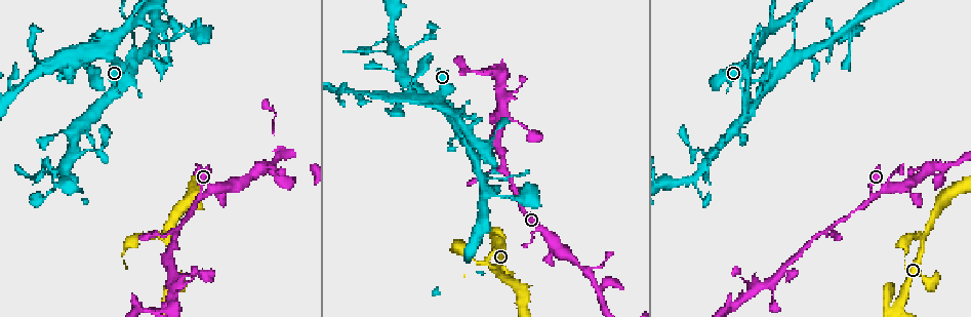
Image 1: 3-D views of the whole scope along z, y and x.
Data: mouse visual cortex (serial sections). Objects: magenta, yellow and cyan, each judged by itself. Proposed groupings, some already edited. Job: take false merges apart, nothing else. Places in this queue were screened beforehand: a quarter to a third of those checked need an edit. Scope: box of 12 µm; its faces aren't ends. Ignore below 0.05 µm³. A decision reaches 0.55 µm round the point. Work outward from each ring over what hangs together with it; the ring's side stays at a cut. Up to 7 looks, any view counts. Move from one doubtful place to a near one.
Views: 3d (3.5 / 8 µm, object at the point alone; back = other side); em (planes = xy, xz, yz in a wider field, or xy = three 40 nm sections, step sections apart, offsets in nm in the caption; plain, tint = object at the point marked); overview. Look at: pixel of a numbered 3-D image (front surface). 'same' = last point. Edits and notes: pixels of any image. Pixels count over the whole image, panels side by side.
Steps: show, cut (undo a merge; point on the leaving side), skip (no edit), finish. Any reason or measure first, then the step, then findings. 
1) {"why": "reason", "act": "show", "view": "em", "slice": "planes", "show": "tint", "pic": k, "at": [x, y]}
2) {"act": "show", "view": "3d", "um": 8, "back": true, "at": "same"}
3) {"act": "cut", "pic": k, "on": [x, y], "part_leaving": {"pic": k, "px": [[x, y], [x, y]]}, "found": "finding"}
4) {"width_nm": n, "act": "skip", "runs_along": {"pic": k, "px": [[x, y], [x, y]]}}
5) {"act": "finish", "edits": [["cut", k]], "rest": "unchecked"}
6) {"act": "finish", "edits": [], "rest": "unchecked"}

{"why": "three-way junction", "act": "show", "view": "3d", "um": 8, "pic": 1, "at": [166, 243]}

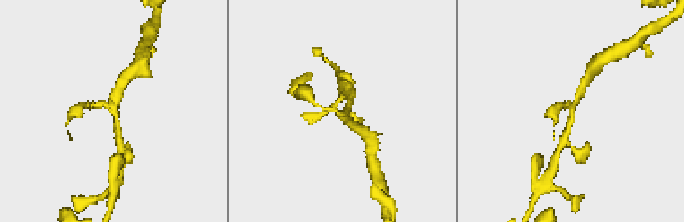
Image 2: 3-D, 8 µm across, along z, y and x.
{"why": "now the EM", "act": "show", "view": "em", "slice": "xy", "step": 1, "show": "tint", "pic": 2, "at": [346, 112]}

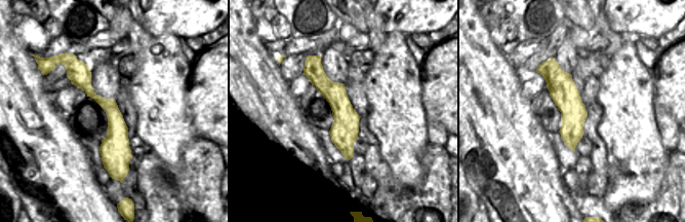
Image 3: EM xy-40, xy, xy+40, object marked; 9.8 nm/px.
{"arm_widths_nm": [150, 250, 250], "act": "skip", "runs_along": {"pic": 2, "px": [[562, 141], [584, 86]]}, "found": "one cell here"}

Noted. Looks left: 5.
{"why": "a narrow waist", "act": "show", "view": "3d", "um": 8, "pic": 1, "at": [173, 275]}

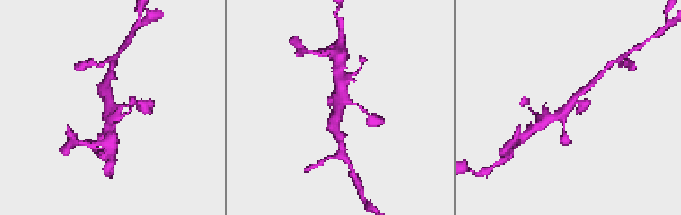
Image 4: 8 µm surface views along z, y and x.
{"act": "show", "view": "3d", "um": 3.5, "pic": 4, "at": [569, 108]}

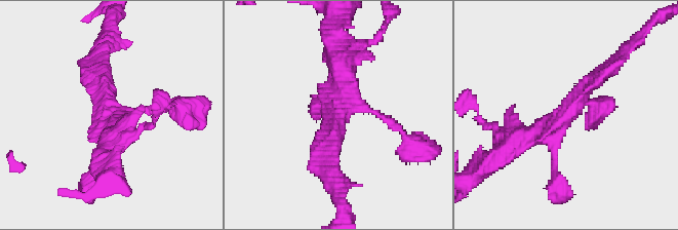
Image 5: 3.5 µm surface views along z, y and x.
{"why": "now the EM", "act": "show", "view": "em", "slice": "planes", "show": "tint", "pic": 5, "at": [564, 114]}

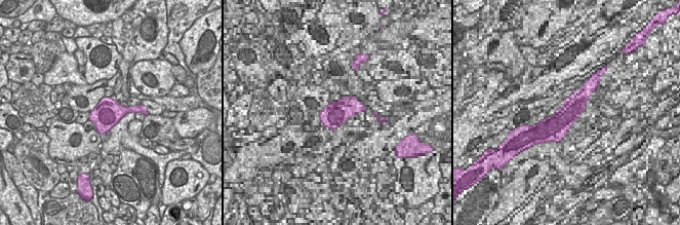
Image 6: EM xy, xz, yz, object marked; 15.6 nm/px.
{"act": "skip", "runs_along": {"pic": 5, "px": [[609, 67], [554, 127], [510, 146]]}, "found": "all the same cell"}

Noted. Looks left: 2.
{"why": "three arms meet", "act": "show", "view": "3d", "um": 3.5, "pic": 1, "at": [433, 97]}

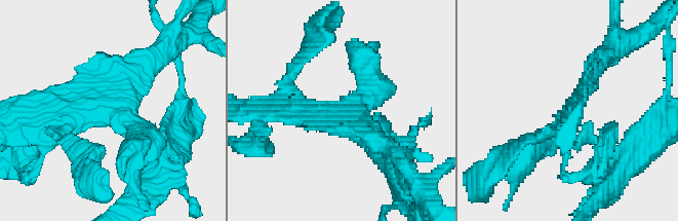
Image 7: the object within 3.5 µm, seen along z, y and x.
{"act": "show", "view": "em", "slice": "xy", "step": 2, "show": "tint", "pic": 7, "at": [342, 110]}

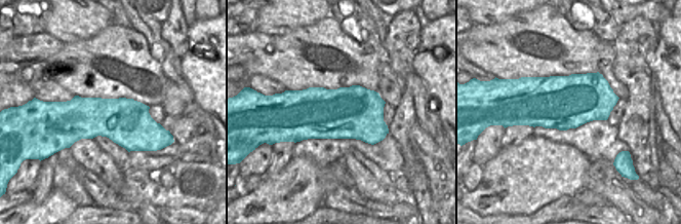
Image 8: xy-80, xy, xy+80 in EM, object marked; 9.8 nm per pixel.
{"act": "skip", "runs_along": {"pic": 7, "px": [[368, 74], [374, 91], [341, 110], [274, 105]]}, "found": "continuous, no second cell"}

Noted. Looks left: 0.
{"act": "finish", "edits": [], "rest": "unchecked"}

